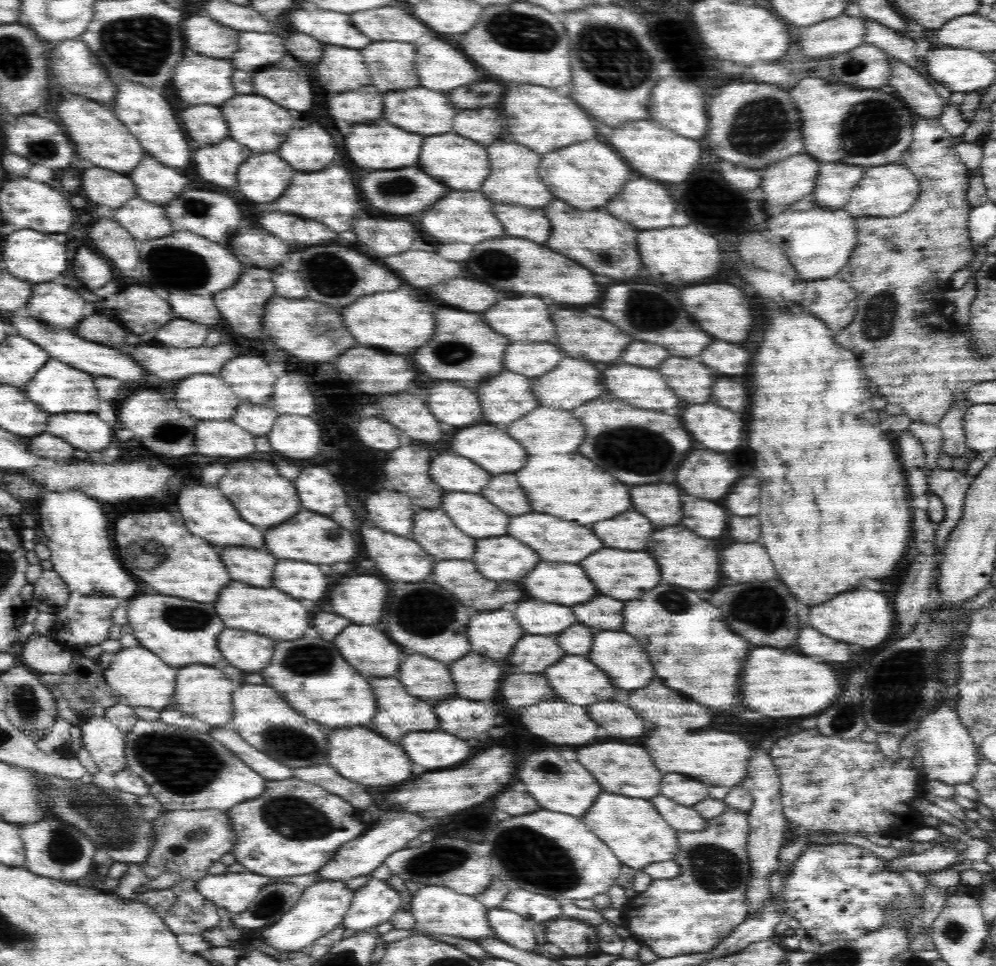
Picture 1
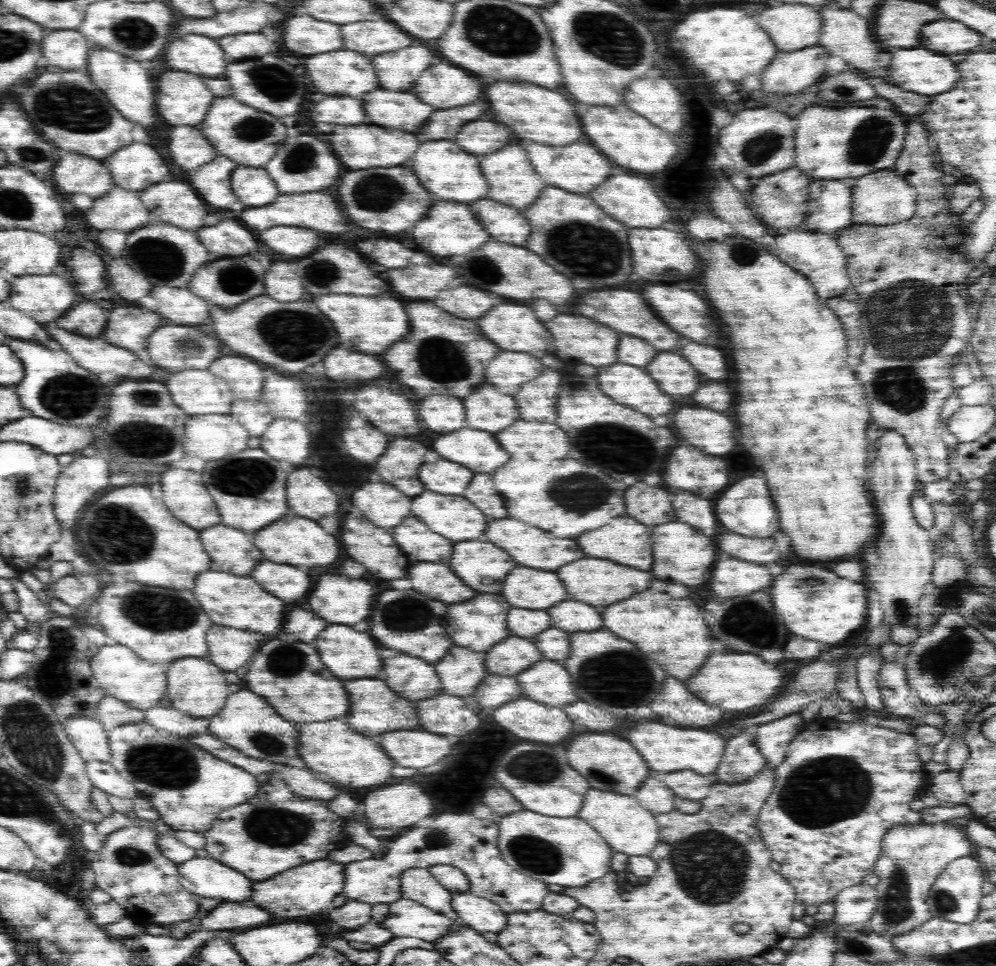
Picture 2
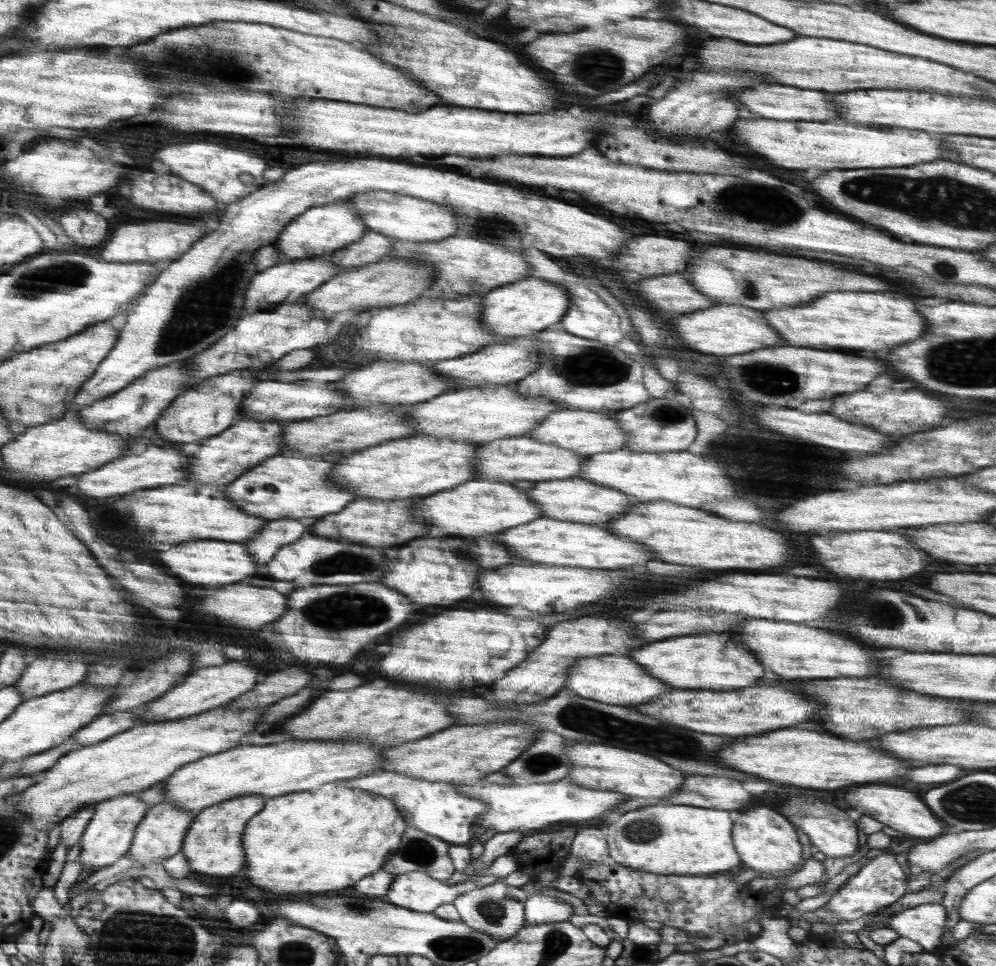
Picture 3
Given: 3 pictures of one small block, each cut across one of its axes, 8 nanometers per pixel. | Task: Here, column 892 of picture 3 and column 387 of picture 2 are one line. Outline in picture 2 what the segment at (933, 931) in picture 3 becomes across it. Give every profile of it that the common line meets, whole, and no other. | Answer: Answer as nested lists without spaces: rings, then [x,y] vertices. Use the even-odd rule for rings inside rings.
[[[404,896],[392,905],[390,912],[378,923],[395,937],[413,936],[432,943],[459,927],[457,920]]]

